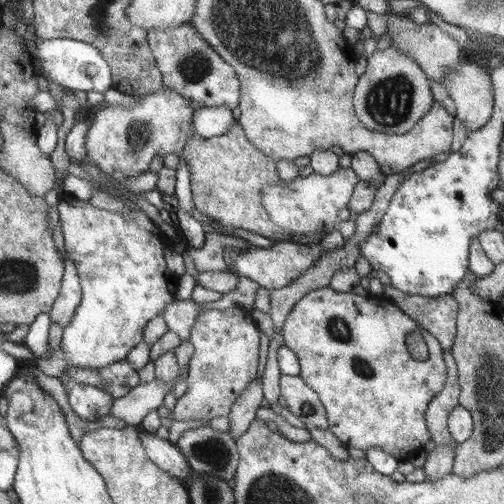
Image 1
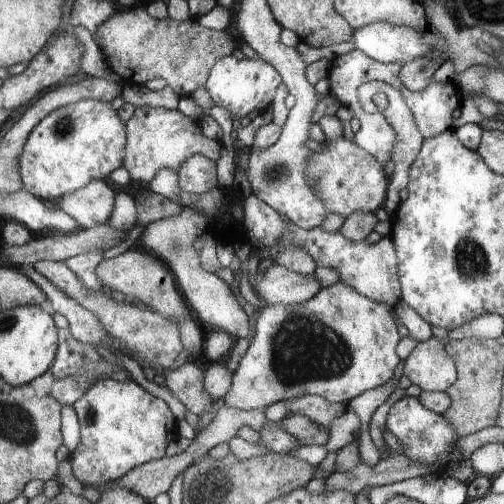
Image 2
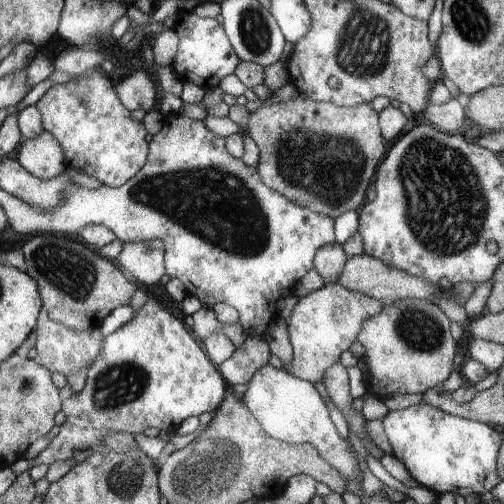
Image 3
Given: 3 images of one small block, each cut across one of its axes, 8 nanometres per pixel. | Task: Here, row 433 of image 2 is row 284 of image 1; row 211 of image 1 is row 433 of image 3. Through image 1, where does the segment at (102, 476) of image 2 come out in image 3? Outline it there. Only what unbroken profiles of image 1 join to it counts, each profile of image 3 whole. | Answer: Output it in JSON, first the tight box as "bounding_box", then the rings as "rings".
{"bounding_box":[33,298,225,464],"rings":[[[147,298],[141,308],[135,310],[133,318],[117,328],[113,334],[105,336],[101,342],[101,350],[87,368],[87,380],[85,388],[79,396],[65,400],[65,406],[61,408],[61,414],[67,416],[67,420],[61,424],[57,436],[47,444],[43,452],[39,452],[33,460],[33,464],[51,464],[55,460],[73,460],[75,450],[87,450],[87,448],[99,448],[99,444],[105,440],[103,434],[107,432],[123,432],[123,434],[141,434],[143,428],[157,428],[159,432],[175,434],[175,426],[189,418],[203,412],[215,412],[225,398],[225,384],[219,368],[209,362],[211,358],[205,356],[199,348],[199,344],[191,338],[191,334],[185,330],[179,318],[175,318],[165,304],[159,304],[153,298]]]}

